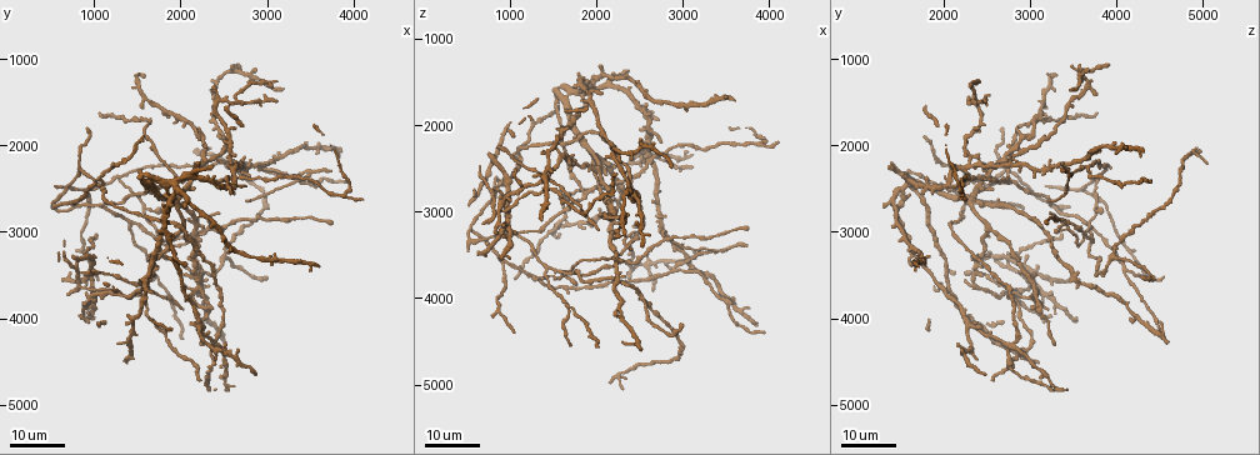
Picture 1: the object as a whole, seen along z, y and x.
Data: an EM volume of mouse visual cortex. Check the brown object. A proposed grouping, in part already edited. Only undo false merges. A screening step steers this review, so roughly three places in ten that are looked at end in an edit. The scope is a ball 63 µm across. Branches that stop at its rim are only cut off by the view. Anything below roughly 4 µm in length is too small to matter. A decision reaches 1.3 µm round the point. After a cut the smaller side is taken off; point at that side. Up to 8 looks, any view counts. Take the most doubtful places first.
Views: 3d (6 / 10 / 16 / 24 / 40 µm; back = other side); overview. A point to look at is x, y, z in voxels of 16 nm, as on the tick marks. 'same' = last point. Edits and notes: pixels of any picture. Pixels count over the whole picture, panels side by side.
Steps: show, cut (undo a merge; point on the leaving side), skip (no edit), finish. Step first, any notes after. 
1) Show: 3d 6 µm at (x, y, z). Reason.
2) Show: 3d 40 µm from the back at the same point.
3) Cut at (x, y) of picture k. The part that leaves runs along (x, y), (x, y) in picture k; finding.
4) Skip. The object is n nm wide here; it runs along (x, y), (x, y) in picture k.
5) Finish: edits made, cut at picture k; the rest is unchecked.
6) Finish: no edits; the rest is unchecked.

Show: 3d 16 µm at (2900, 2250, 3650). Two arms in line, one across.

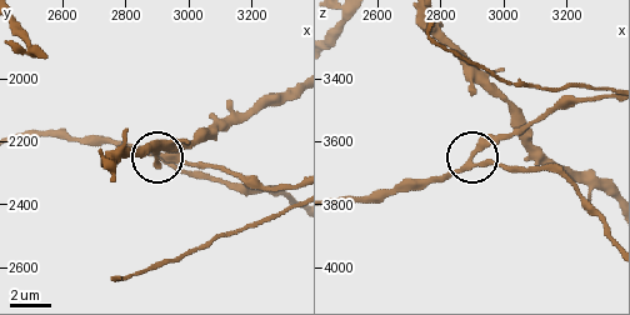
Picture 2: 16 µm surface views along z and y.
Show: 3d 10 µm at (2910, 2250, 3640). Closer look.

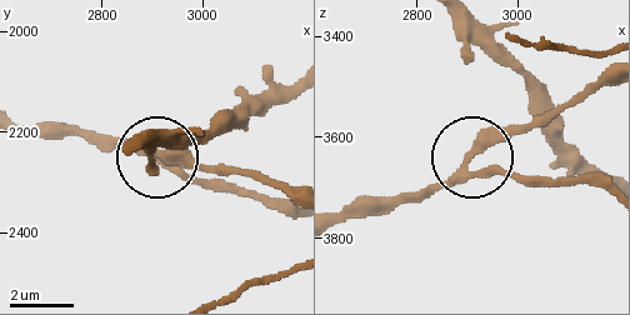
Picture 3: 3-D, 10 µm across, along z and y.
Skip. 3 arms meet here; all the same neuron.

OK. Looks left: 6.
Show: 3d 16 µm at (1300, 2350, 3750). Three arms meet.

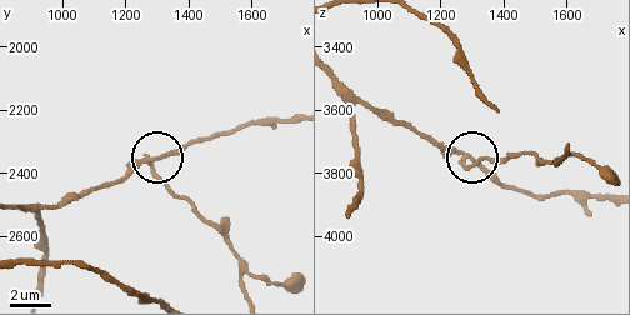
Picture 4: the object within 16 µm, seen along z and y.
Show: 3d 6 µm at (1280, 2360, 3750).

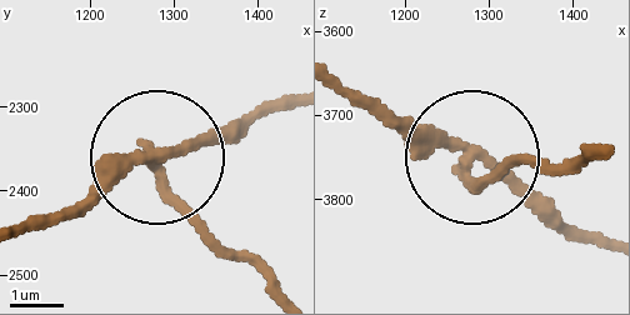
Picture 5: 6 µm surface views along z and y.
Cut at (198, 223) of picture 5. 3 arms meet here; two neurons meet here.

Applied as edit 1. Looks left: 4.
Show: overview. See it whole again.

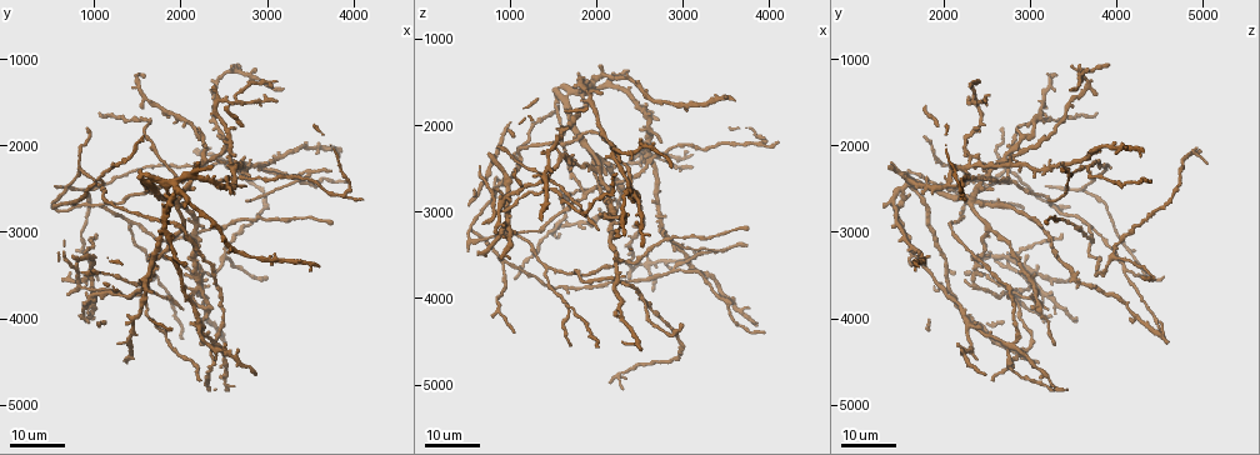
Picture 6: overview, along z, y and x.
Show: 3d 24 µm at (1100, 2650, 3300). A fork.

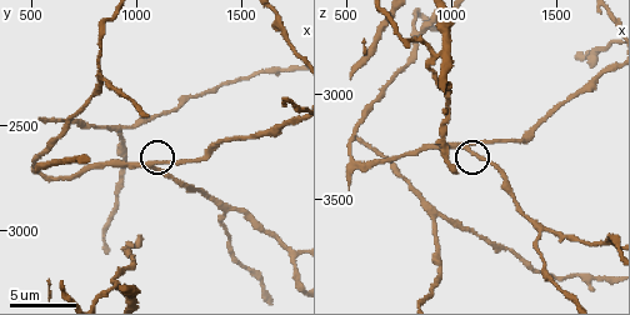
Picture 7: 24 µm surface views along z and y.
Show: 3d 6 µm at (1070, 2700, 3260). Zoom in.

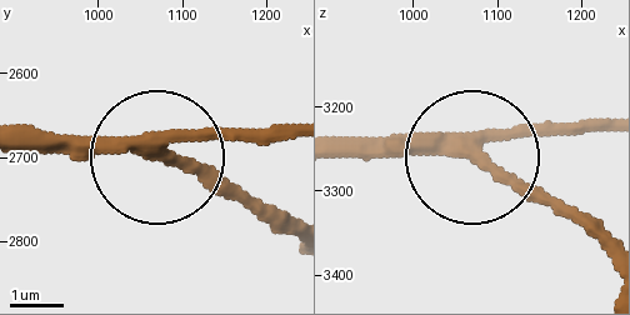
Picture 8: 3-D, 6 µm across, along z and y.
Skip. The side arm is 75 µm long; one neuron here.

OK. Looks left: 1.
Finish: edits made, cut at picture 5; the rest is unchecked.

